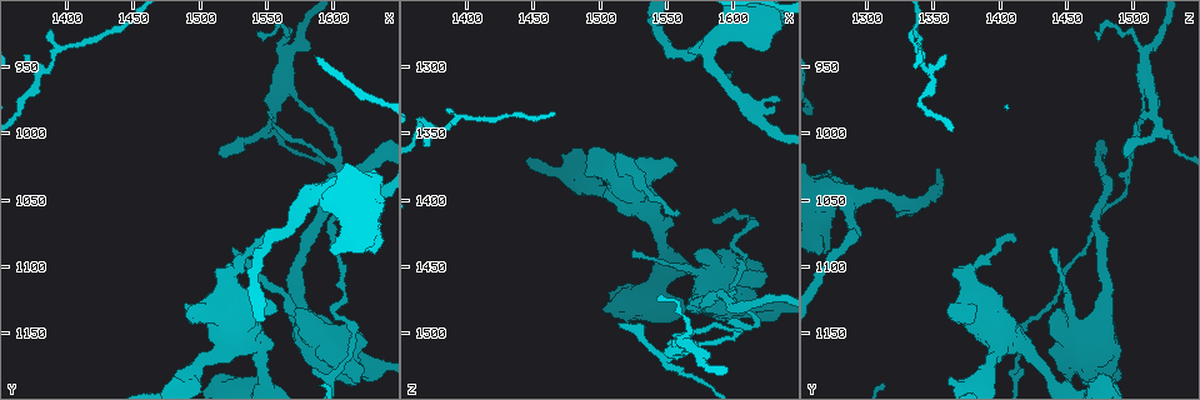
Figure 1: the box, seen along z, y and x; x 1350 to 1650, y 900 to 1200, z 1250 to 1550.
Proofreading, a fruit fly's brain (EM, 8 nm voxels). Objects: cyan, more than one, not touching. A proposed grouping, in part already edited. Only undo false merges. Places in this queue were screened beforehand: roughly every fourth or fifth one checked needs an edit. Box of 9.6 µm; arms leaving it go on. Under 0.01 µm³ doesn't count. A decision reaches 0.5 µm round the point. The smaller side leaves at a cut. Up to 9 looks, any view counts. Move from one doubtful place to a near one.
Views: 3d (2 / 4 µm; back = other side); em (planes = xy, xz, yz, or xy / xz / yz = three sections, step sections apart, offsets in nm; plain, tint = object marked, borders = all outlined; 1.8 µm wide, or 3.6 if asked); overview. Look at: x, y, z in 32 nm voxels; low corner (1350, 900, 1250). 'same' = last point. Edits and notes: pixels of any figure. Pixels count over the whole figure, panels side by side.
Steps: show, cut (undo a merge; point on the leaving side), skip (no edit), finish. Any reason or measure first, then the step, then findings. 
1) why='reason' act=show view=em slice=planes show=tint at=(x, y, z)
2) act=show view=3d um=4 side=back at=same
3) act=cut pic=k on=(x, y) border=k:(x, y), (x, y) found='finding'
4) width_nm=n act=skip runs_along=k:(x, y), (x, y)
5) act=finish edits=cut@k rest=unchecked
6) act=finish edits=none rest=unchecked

why='a fork' act=show view=3d um=2 at=(1378, 960, 1350)

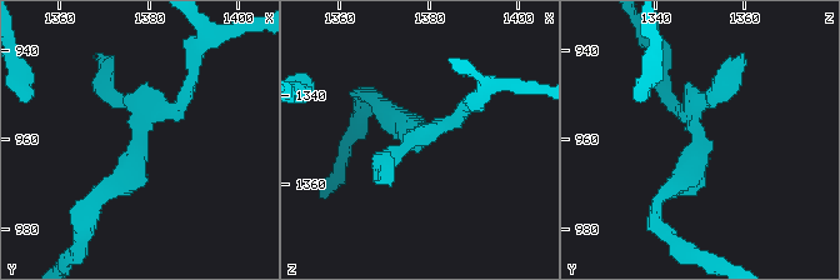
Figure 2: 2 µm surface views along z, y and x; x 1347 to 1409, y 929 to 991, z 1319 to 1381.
act=show view=em slice=planes show=plain at=(1378, 957, 1349)

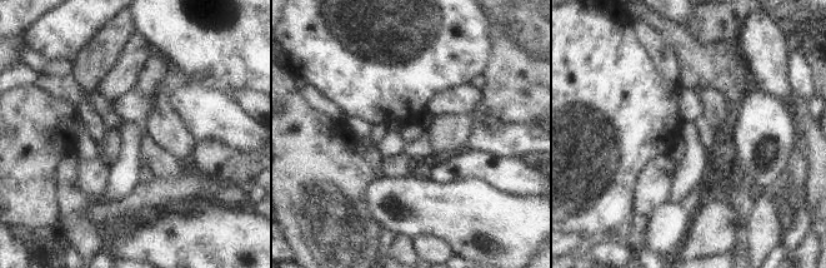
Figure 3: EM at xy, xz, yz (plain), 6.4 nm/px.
act=show view=em slice=planes show=tint at=same

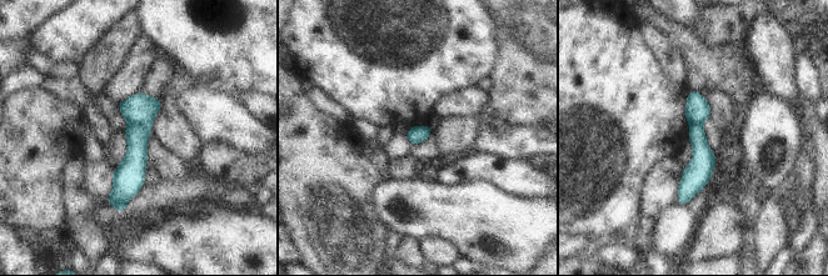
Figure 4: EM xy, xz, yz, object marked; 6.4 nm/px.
act=cut pic=4 on=(140, 109) border=4:(130, 123), (138, 123), (149, 130) found='two neurons meet here'

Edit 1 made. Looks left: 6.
why='redraw' act=show view=overview

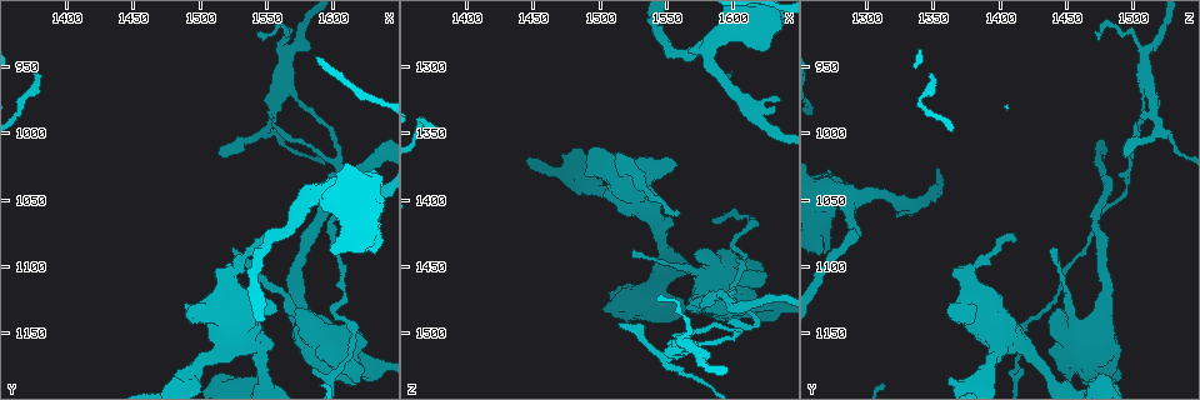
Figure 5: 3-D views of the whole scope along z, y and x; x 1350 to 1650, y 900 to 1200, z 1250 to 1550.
why='sharp bend' act=show view=em slice=planes show=tint at=(1598, 1052, 1476)

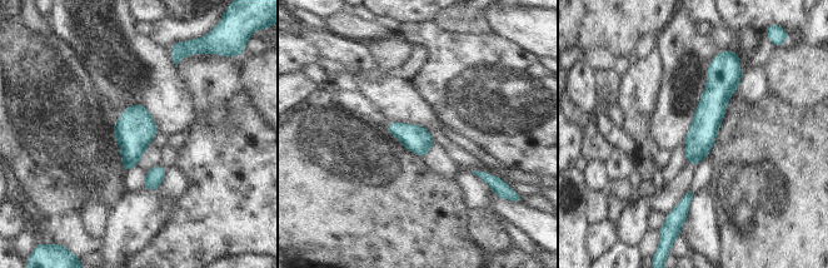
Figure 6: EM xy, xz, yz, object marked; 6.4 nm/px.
width_nm=170 act=skip runs_along=6:(717, 65), (717, 95), (689, 160) found='one neuron here'

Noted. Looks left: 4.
why='thick turns thin' act=show view=3d um=2 at=(1574, 1136, 1472)

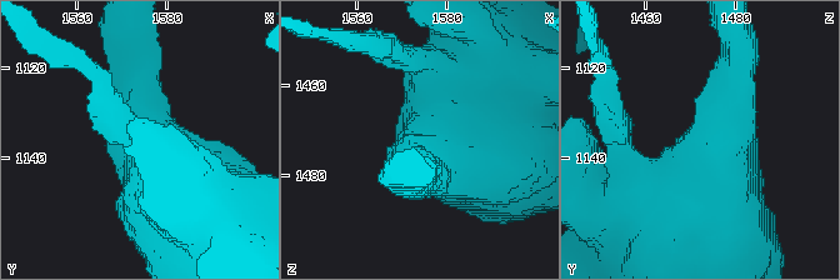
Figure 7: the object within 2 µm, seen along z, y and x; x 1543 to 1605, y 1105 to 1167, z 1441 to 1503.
why='now the EM' act=show view=em slice=yz step=4 show=tint at=(1576, 1137, 1472)

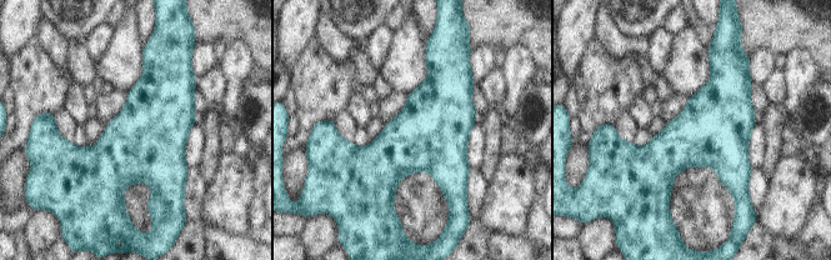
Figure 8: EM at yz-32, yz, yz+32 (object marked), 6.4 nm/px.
act=show view=em slice=planes show=borders at=same

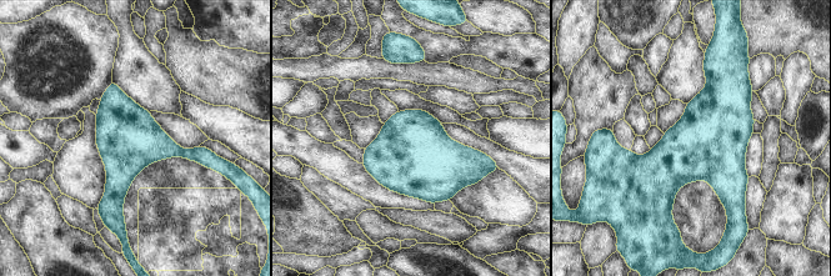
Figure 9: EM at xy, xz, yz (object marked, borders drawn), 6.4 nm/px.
width_nm=400 act=skip found='all the same neuron'

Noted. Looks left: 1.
act=finish edits=cut@4 rest=unchecked

